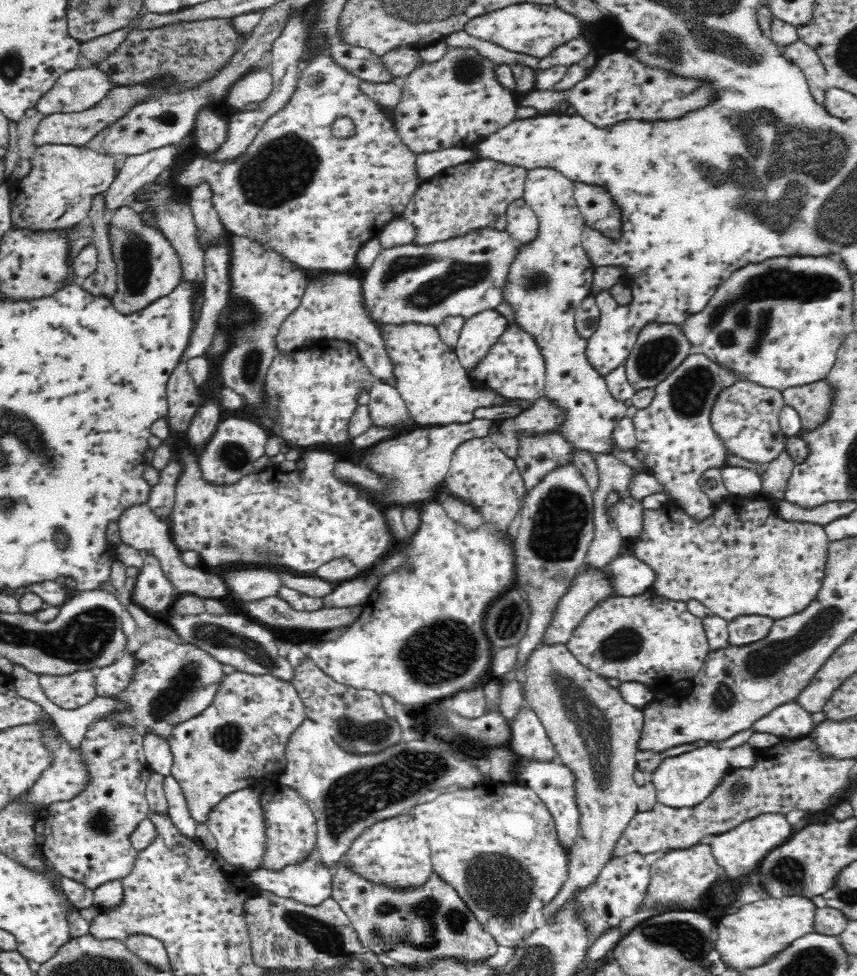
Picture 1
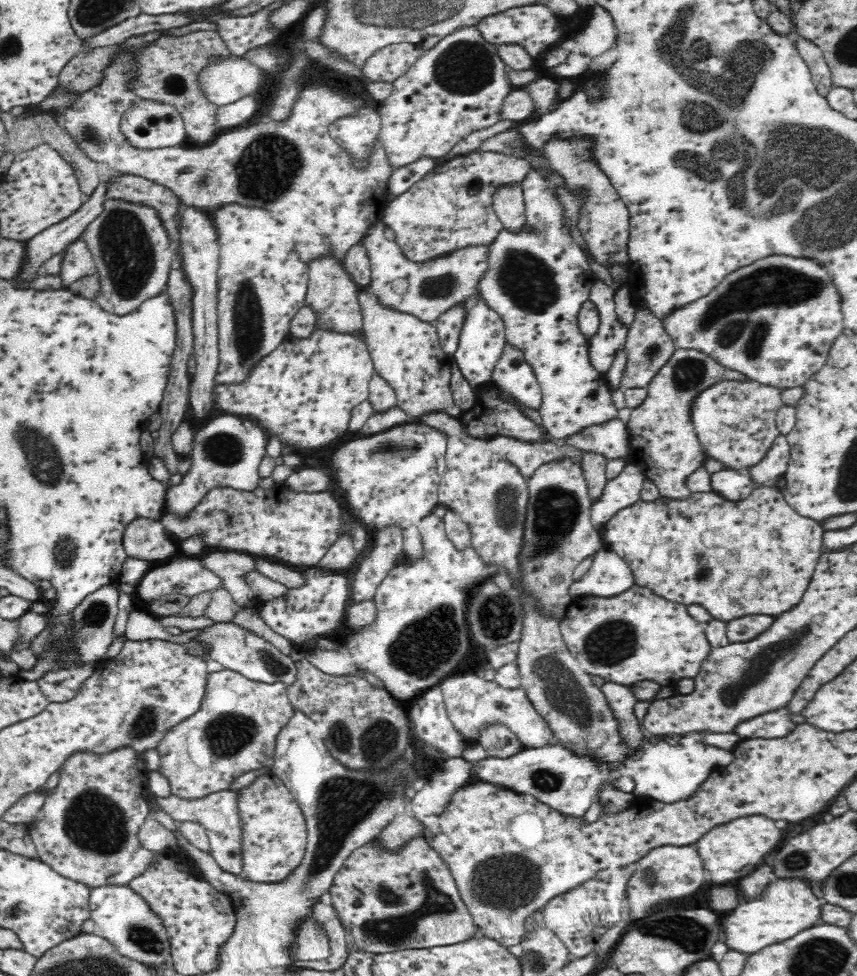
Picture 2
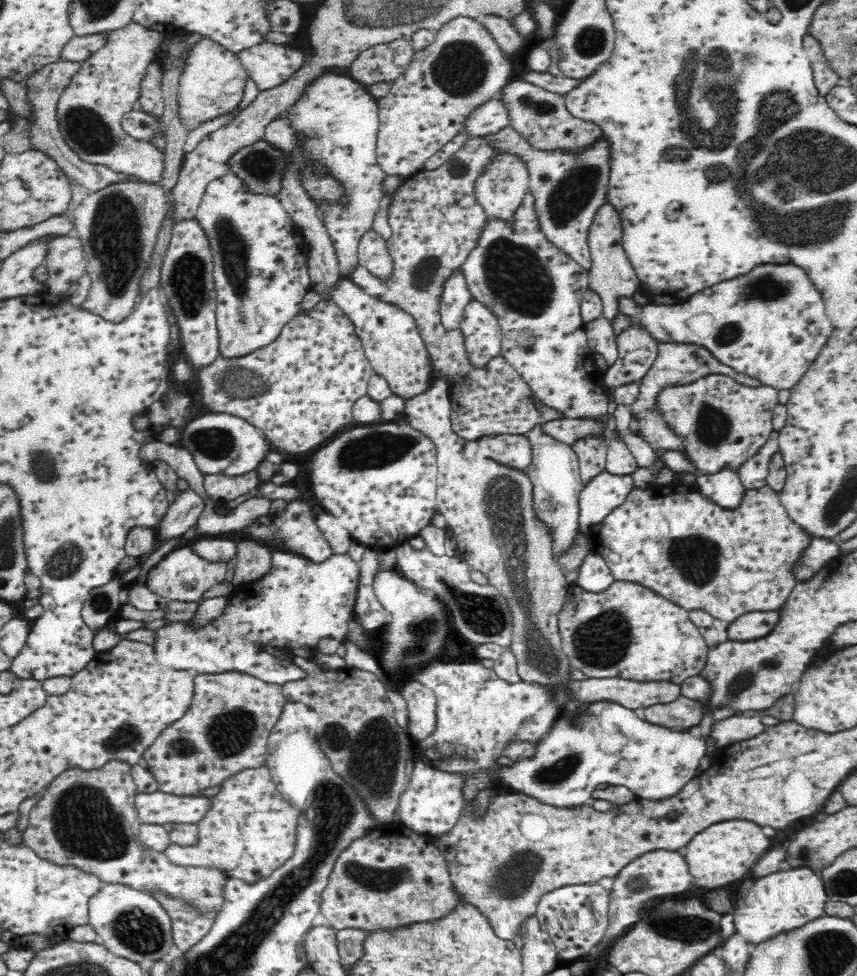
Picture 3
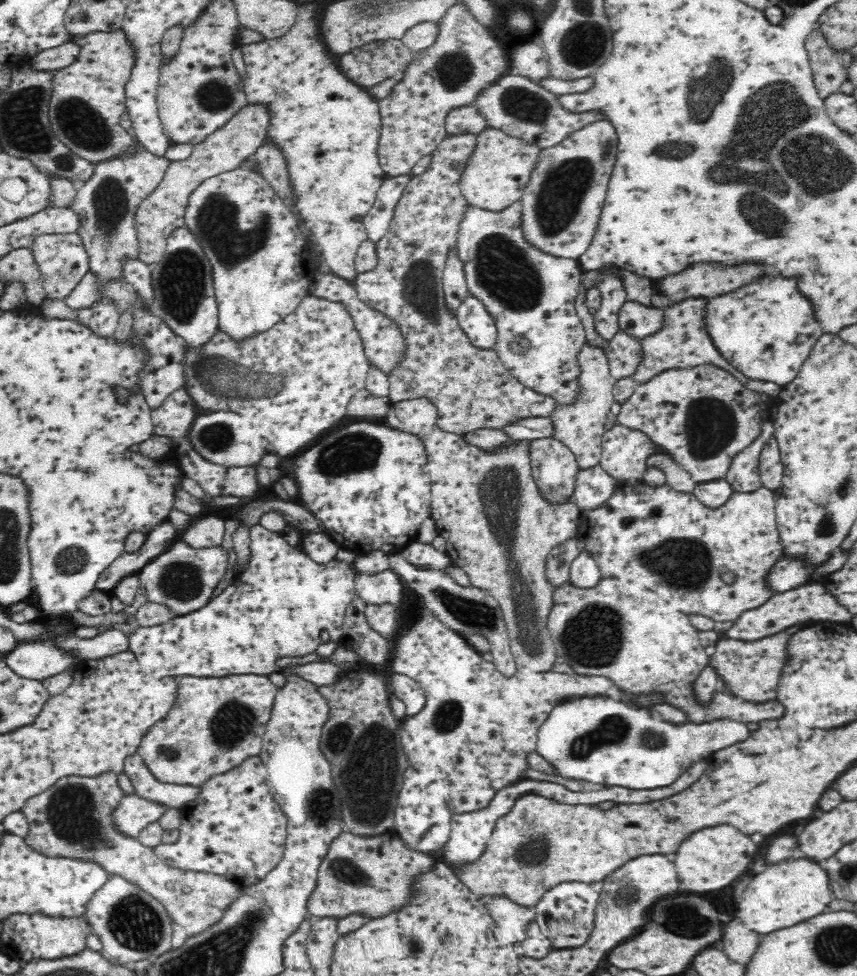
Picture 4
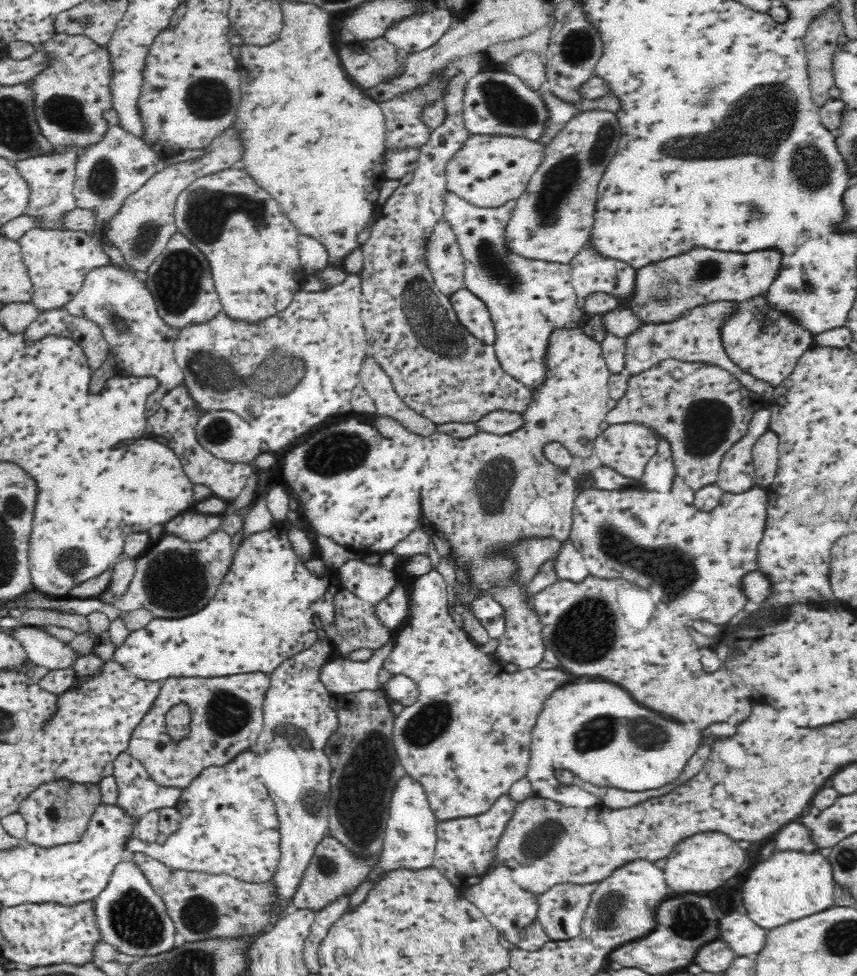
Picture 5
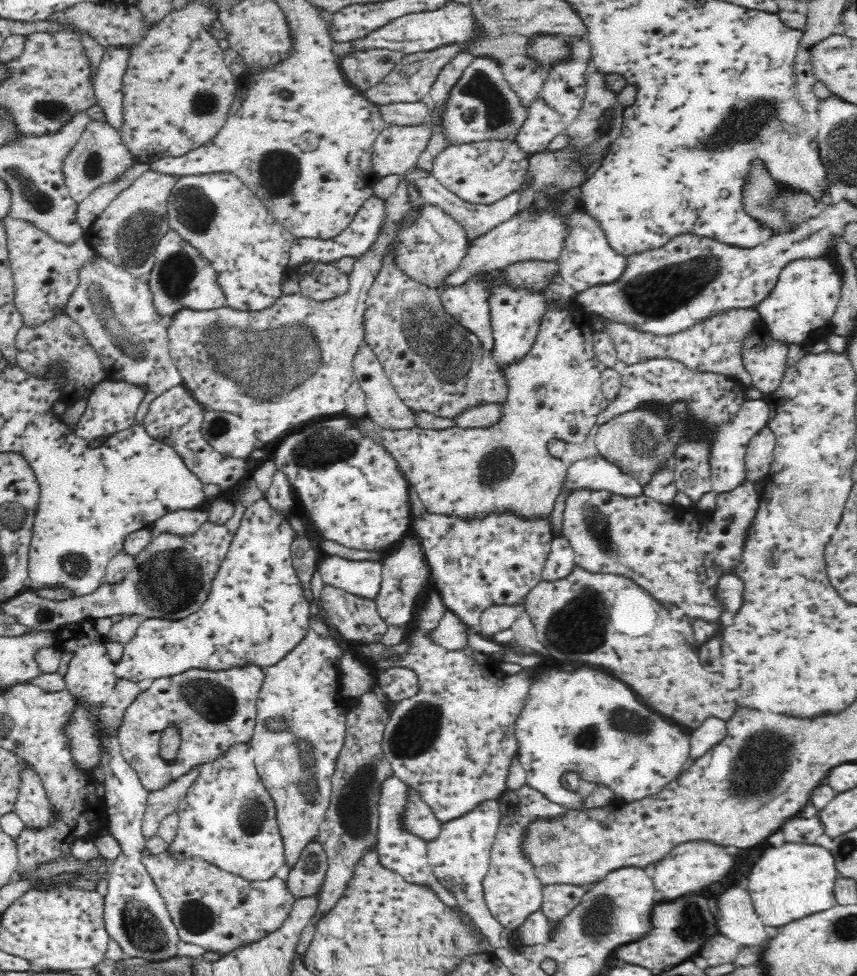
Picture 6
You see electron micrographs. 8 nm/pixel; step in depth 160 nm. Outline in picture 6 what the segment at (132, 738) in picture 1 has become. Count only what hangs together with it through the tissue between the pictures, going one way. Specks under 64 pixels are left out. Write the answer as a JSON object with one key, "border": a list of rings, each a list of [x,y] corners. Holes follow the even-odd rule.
{"border":[[[24,765],[17,774],[17,797],[13,811],[28,827],[43,827],[51,821],[51,806],[45,798],[39,776],[29,765]],[[166,850],[164,853],[146,856],[143,859],[143,864],[147,868],[149,875],[153,878],[156,888],[158,888],[159,893],[164,899],[165,906],[170,913],[171,920],[177,926],[177,933],[179,934],[179,940],[181,947],[184,950],[191,950],[195,952],[205,952],[210,951],[215,955],[226,955],[229,952],[235,951],[237,948],[243,947],[245,944],[252,944],[266,936],[272,934],[272,932],[278,930],[280,926],[284,924],[284,921],[288,918],[290,911],[293,909],[293,904],[295,901],[295,896],[290,892],[288,888],[287,881],[284,879],[283,874],[274,875],[272,878],[261,880],[261,881],[249,881],[244,877],[236,875],[236,873],[228,872],[216,865],[210,864],[210,862],[200,858],[200,857],[184,857],[183,859],[178,859],[171,850]]]}

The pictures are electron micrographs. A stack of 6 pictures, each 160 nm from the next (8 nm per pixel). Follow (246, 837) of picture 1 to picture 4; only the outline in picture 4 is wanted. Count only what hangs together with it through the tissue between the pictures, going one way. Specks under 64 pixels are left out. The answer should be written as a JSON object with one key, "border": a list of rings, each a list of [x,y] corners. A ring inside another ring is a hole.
{"border":[[[128,794],[109,812],[109,818],[117,834],[138,839],[141,830],[147,824],[158,821],[167,808]]]}

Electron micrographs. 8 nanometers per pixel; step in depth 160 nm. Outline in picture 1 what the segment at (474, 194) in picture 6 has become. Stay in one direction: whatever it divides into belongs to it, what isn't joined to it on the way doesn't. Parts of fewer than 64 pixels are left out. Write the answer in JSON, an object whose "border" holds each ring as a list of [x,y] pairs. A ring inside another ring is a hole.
{"border":[[[523,197],[513,200],[505,210],[505,232],[518,243],[530,242],[538,232],[538,219]]]}

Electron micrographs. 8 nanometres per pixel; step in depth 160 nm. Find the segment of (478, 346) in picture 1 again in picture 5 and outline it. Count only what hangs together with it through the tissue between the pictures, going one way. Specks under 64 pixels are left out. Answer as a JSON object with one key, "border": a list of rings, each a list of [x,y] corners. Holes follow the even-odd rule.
{"border":[[[459,288],[448,297],[460,324],[486,344],[492,345],[495,328],[485,302],[466,288]]]}

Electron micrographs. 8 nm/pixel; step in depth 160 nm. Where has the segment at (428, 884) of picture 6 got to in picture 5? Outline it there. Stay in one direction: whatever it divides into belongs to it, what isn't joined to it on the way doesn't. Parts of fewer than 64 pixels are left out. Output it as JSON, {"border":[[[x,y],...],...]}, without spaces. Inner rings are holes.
{"border":[[[406,774],[400,777],[393,788],[388,812],[382,851],[365,876],[370,886],[376,885],[383,874],[394,870],[420,870],[433,866],[438,820],[425,799],[422,787]]]}

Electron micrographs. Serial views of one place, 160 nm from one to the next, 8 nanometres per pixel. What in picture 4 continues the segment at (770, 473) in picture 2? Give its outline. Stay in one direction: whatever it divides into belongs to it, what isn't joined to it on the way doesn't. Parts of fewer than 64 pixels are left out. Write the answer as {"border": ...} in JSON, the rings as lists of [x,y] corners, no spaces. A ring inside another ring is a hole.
{"border":[[[766,420],[761,424],[759,435],[736,456],[732,457],[725,479],[734,492],[754,492],[762,487],[759,475],[759,456],[762,446],[773,435],[772,421]]]}

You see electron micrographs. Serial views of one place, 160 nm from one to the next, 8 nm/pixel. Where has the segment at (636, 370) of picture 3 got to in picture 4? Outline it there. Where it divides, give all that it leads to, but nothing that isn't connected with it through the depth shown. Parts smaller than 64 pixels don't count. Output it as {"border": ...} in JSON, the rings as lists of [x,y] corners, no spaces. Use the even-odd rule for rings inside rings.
{"border":[[[618,331],[612,340],[606,342],[605,353],[609,362],[610,373],[614,380],[630,377],[636,372],[641,359],[638,338]]]}

